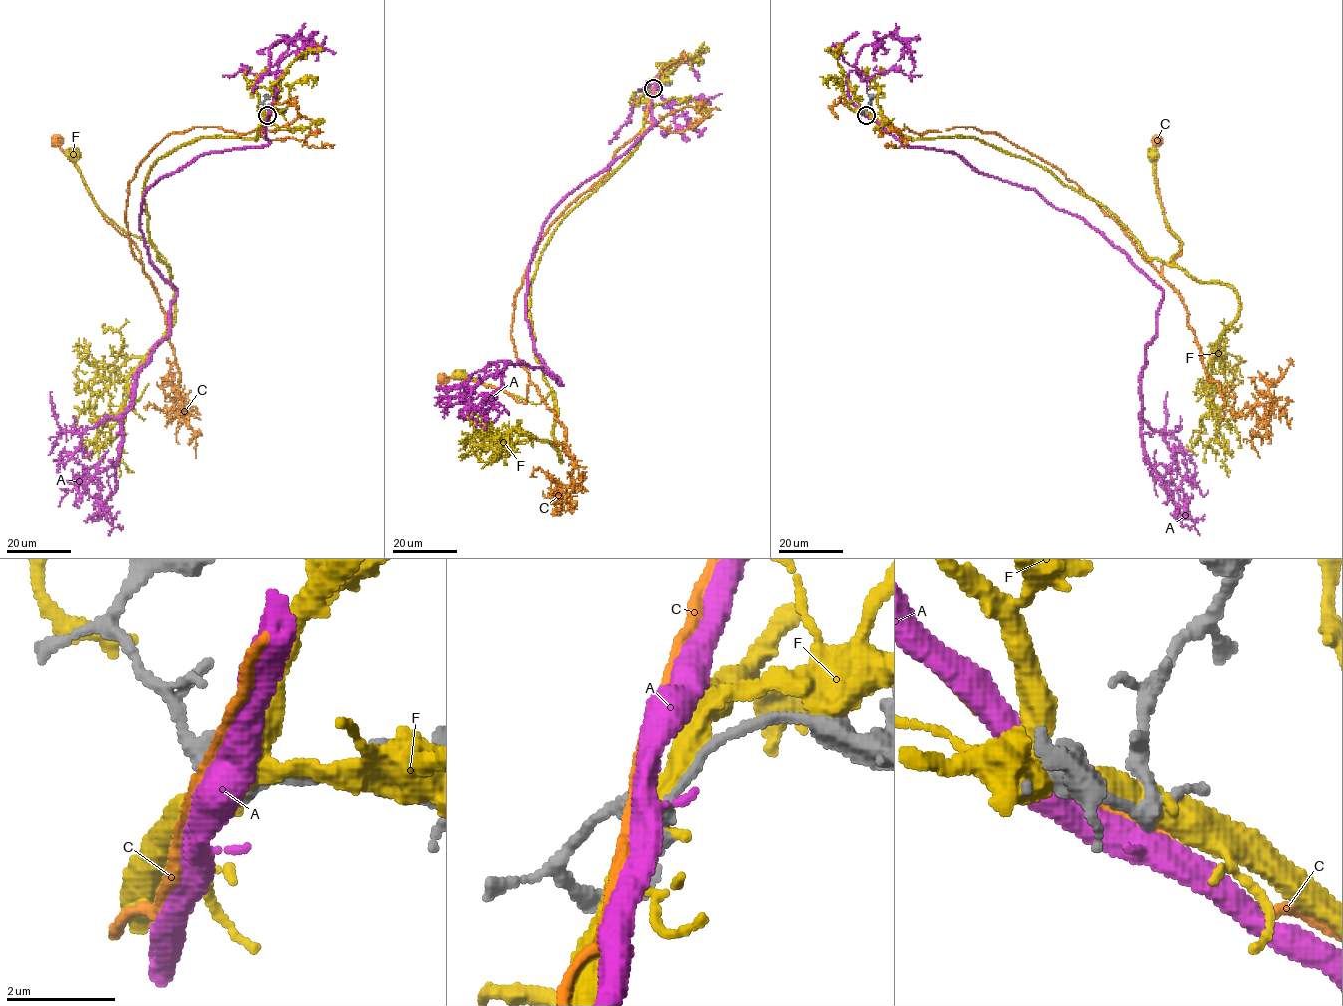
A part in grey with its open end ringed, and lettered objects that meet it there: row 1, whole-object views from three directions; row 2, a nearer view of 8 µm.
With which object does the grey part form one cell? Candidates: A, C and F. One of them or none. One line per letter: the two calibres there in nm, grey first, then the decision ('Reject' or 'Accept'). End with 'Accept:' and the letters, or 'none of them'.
A: Thickness 160 nm (grey) against 460 nm. Reject
C: Thickness 140 nm (grey) against 160 nm. Reject
F: Thickness 200 nm (grey) against 440 nm. Reject
Accept: none of them

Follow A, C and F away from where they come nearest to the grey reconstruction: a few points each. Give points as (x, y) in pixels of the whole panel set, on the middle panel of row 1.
A: (653, 88), (655, 124), (556, 207), (530, 263), (529, 334), (562, 384), (524, 363), (483, 377), (486, 429)
C: (653, 88), (648, 122), (703, 116), (638, 132), (540, 240), (510, 332), (526, 402), (443, 379)
F: (656, 87), (640, 142), (568, 214), (537, 263), (531, 284), (531, 331), (553, 396), (533, 404), (459, 375)

